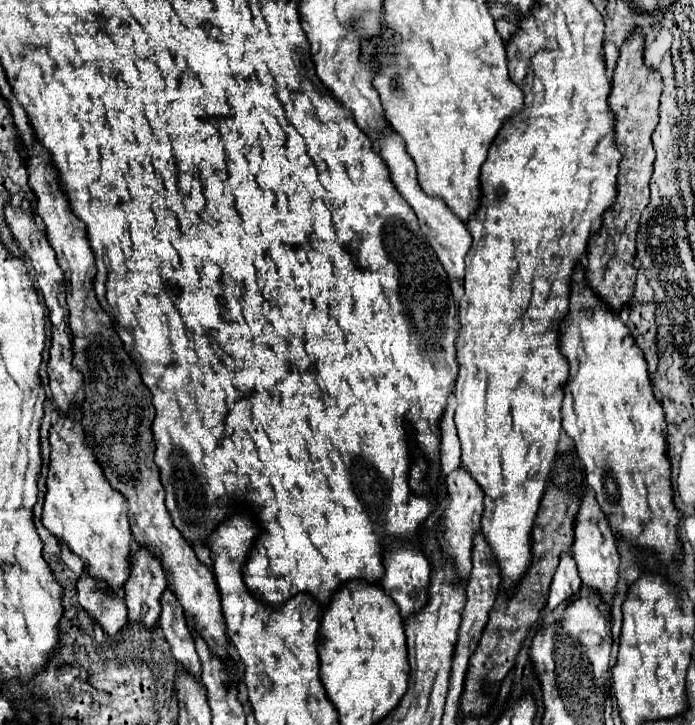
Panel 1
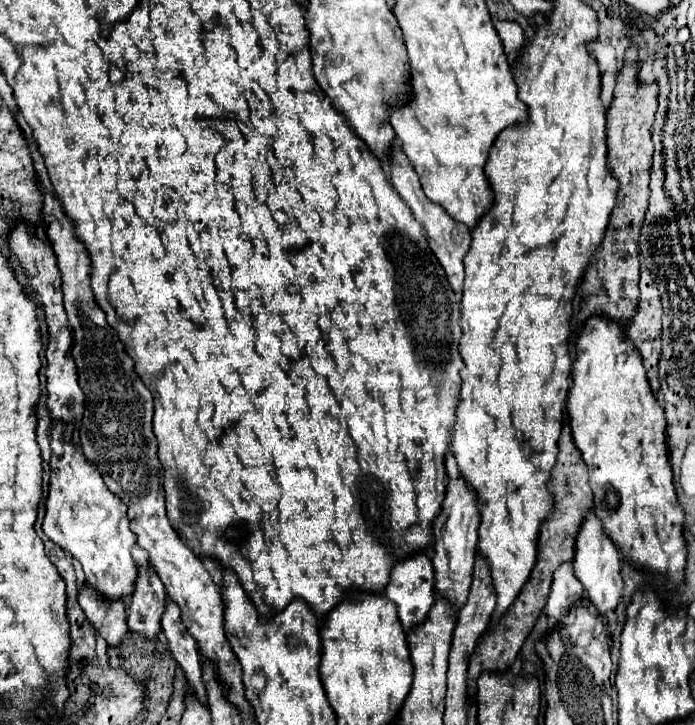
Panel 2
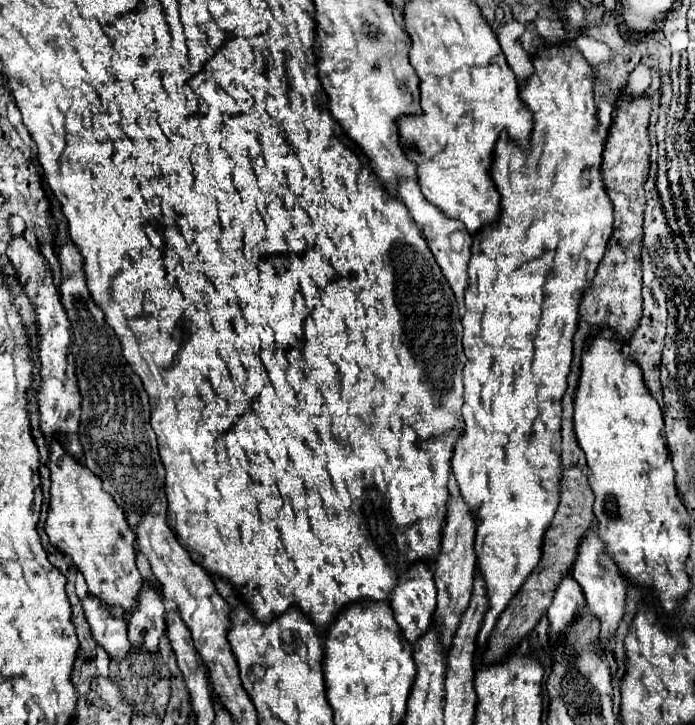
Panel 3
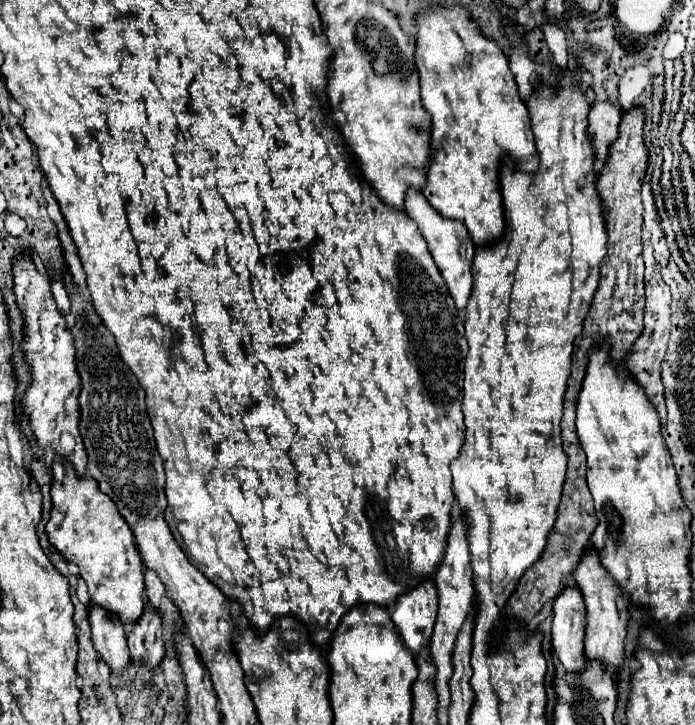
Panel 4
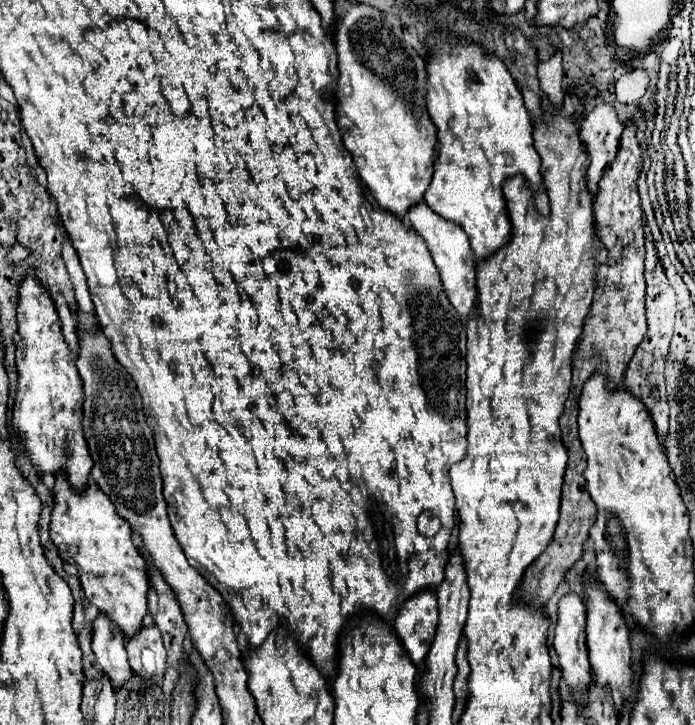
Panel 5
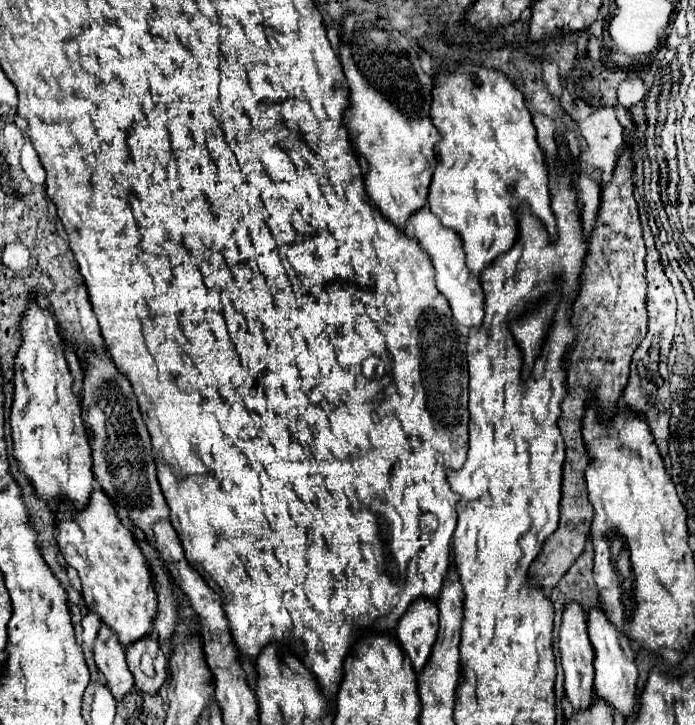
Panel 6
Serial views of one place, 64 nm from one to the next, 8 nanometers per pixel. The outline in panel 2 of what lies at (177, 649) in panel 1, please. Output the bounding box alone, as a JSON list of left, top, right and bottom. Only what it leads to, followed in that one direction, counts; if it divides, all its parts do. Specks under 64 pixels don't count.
[162,598,206,704]

